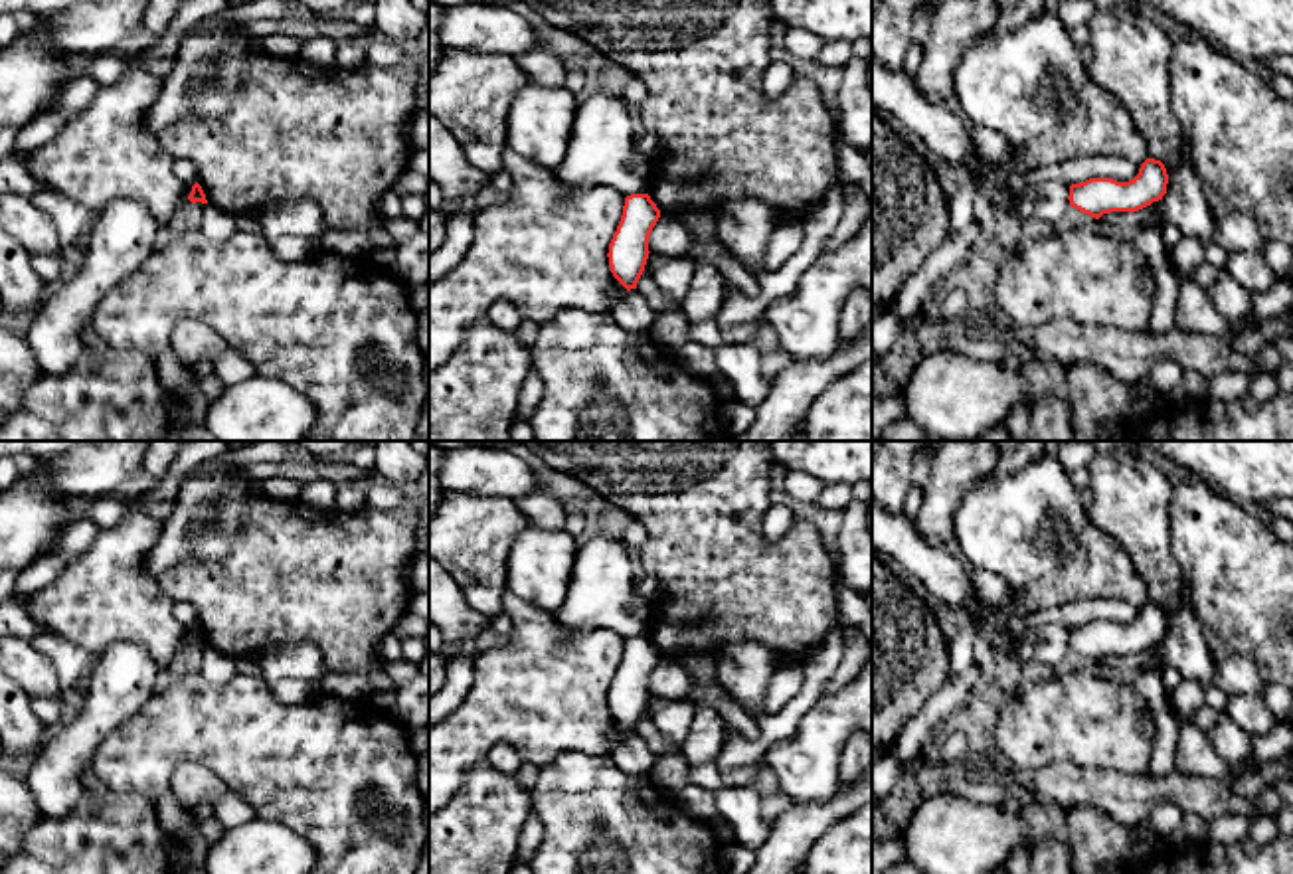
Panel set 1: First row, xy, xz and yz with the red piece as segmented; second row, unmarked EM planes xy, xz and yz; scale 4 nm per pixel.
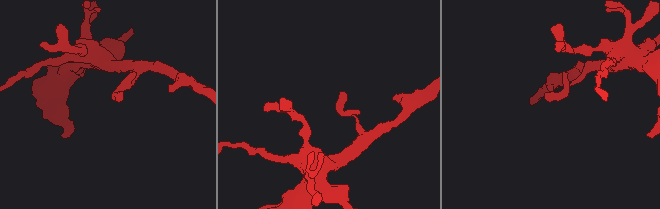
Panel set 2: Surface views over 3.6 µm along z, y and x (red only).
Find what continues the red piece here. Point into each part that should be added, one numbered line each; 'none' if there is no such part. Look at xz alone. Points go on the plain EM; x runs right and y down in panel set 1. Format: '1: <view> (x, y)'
none

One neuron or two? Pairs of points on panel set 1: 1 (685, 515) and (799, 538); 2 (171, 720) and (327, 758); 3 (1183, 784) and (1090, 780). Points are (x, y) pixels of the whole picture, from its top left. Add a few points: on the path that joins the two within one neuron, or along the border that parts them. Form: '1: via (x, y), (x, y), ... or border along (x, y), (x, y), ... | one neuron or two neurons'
1: via (712, 542), (722, 552), (772, 552) | one neuron
2: via (210, 722), (238, 728), (265, 752), (287, 758) | one neuron
3: via (1159, 789), (1114, 789) | one neuron

